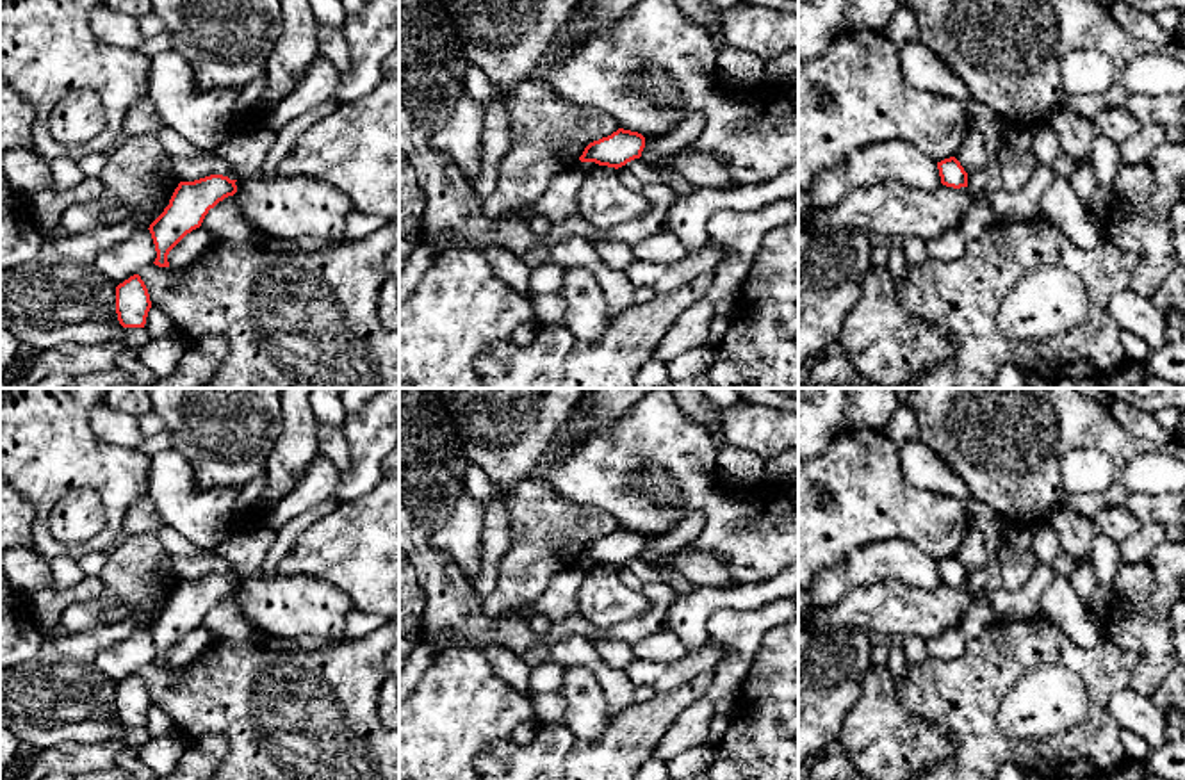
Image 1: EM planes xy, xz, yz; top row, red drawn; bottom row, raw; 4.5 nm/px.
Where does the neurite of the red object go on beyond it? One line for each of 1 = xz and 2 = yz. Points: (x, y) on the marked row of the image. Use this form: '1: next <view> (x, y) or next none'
1: next none
2: next none

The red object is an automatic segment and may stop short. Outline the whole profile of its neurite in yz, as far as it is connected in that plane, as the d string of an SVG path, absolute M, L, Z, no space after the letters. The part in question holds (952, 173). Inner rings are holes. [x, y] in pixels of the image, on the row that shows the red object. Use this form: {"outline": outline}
{"outline": "M955 157L937 162L941 183L946 187L968 187L968 173Z"}

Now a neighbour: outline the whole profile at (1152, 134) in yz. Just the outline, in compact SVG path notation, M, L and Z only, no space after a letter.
M1146 121L1137 135L1119 144L1121 162L1140 164L1165 142L1165 130L1160 121Z

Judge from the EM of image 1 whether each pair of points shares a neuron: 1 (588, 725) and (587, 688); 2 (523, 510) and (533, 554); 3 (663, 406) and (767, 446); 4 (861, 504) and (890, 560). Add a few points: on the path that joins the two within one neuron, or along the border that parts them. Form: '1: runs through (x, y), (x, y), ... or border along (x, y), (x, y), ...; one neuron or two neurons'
1: runs through (588, 716), (587, 697); one neuron
2: runs through (533, 520), (533, 544); one neuron
3: border along (706, 426), (713, 438); two neurons
4: border along (922, 551), (882, 538), (858, 545), (843, 561); two neurons

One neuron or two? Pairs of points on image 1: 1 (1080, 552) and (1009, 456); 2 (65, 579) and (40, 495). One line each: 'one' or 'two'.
1: two
2: two

